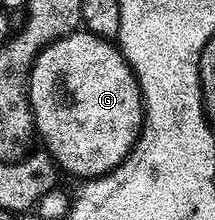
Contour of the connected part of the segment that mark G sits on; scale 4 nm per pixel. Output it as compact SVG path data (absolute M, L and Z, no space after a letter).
M84 28L55 40L37 55L29 74L29 103L36 133L45 141L44 149L62 171L65 169L74 174L77 180L99 178L124 162L141 135L145 116L133 67L110 39L90 34Z

